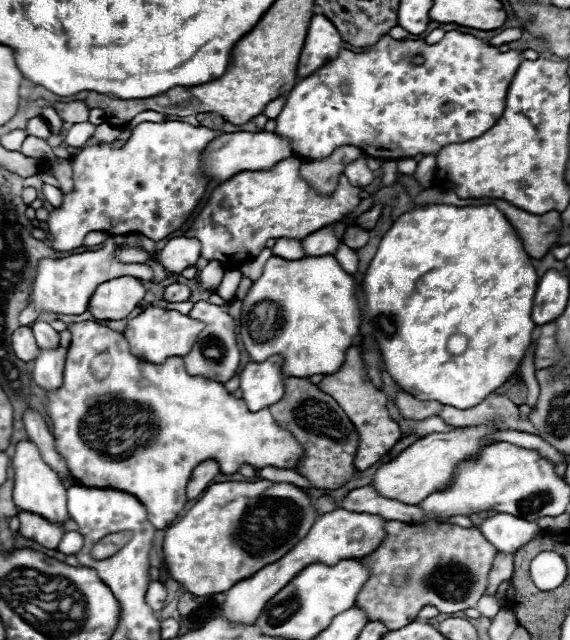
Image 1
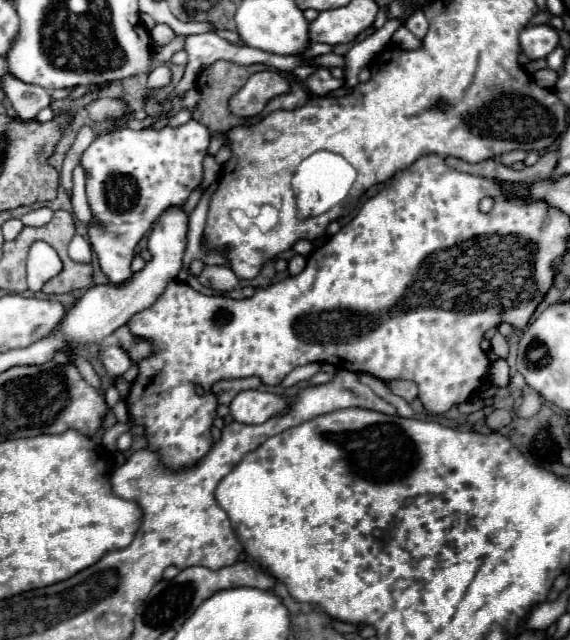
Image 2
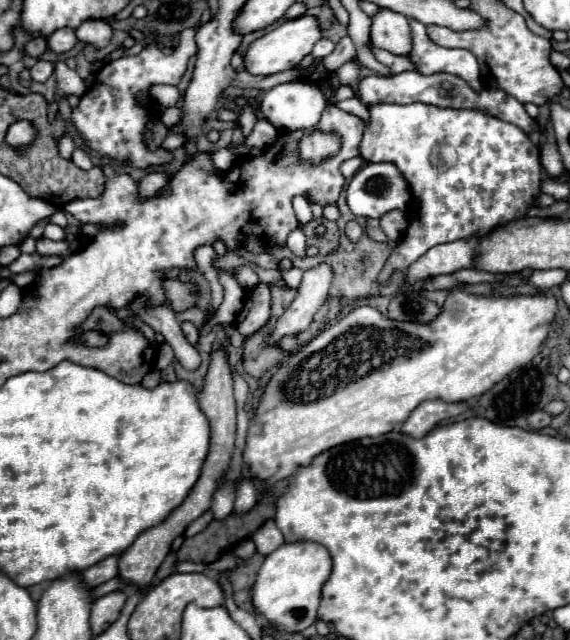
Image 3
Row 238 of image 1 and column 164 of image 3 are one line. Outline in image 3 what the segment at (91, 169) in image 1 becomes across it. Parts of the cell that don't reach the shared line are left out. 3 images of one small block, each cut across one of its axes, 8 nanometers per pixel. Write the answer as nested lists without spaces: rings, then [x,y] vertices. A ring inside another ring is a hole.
[[[186,28],[180,32],[180,46],[172,52],[166,52],[166,56],[160,56],[158,44],[148,44],[142,48],[140,54],[124,56],[112,62],[106,62],[102,70],[96,74],[96,84],[80,98],[78,108],[72,110],[72,122],[78,128],[78,132],[86,138],[88,148],[98,152],[100,156],[110,156],[114,160],[130,160],[136,168],[148,168],[156,164],[170,162],[170,152],[156,148],[150,152],[144,144],[144,132],[146,132],[146,120],[152,114],[150,108],[140,106],[136,102],[136,94],[146,94],[152,84],[178,84],[188,58],[196,54],[196,42],[194,42],[196,28]]]

